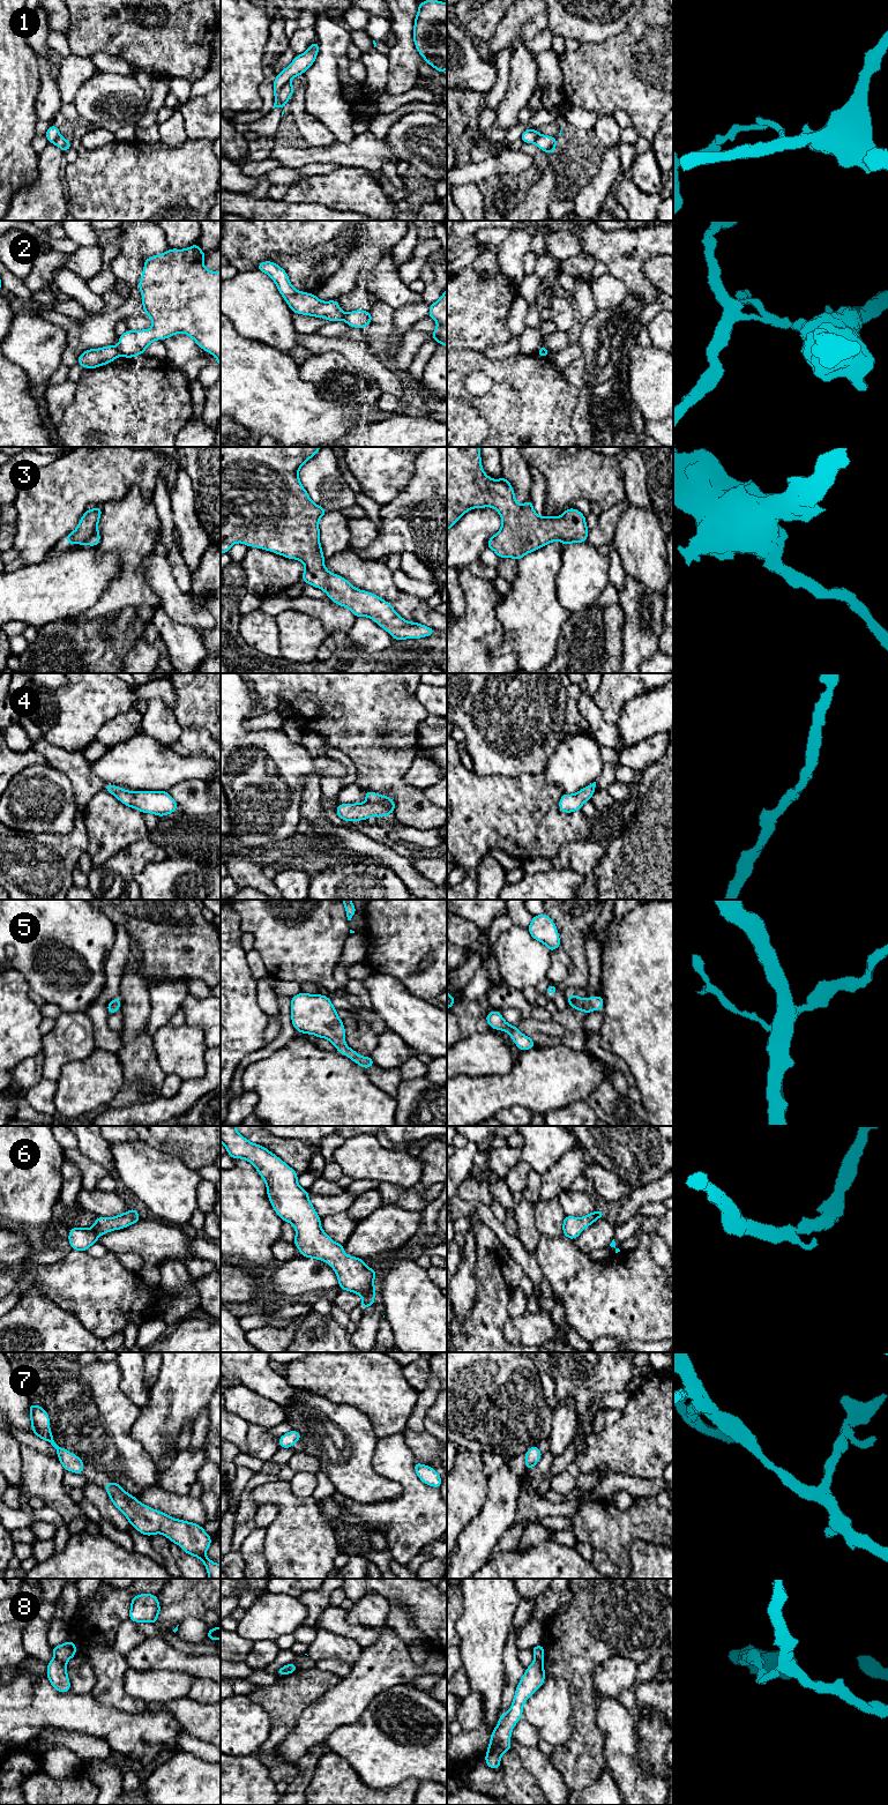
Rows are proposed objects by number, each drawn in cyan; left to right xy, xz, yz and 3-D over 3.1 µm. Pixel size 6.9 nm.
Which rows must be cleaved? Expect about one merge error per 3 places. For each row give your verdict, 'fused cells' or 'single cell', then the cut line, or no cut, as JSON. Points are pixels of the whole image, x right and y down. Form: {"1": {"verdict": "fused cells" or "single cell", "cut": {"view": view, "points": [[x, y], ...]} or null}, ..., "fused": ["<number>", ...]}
{"1": {"verdict": "fused cells", "cut": {"view": "xz", "points": [[289, 80], [275, 97]]}}, "2": {"verdict": "fused cells", "cut": {"view": "xy", "points": [[116, 347], [120, 355]]}}, "3": {"verdict": "single cell", "cut": null}, "4": {"verdict": "single cell", "cut": null}, "5": {"verdict": "single cell", "cut": null}, "6": {"verdict": "single cell", "cut": null}, "7": {"verdict": "single cell", "cut": null}, "8": {"verdict": "fused cells", "cut": {"view": "xy", "points": [[54, 1657], [65, 1663]]}}, "fused": ["1", "2", "8"]}

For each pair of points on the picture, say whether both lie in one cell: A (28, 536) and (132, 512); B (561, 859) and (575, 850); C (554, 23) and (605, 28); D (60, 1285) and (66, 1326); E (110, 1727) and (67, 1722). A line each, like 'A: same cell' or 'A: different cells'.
A: different cells
B: same cell
C: same cell
D: different cells
E: same cell

